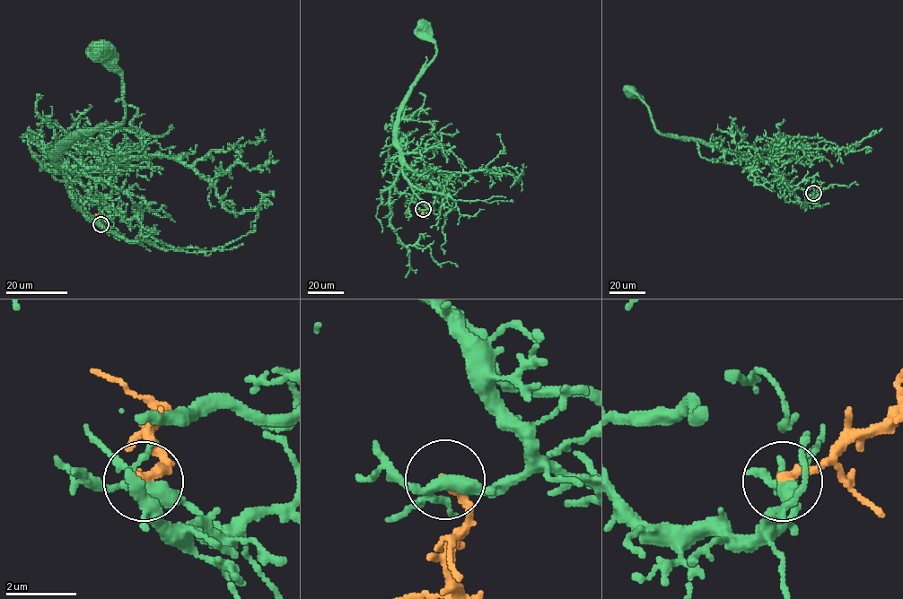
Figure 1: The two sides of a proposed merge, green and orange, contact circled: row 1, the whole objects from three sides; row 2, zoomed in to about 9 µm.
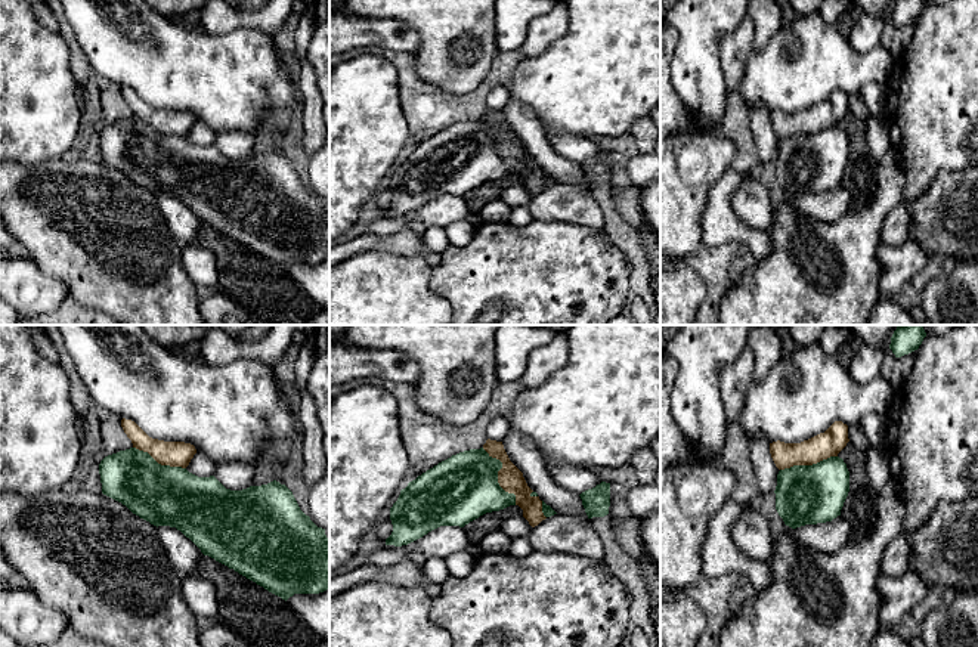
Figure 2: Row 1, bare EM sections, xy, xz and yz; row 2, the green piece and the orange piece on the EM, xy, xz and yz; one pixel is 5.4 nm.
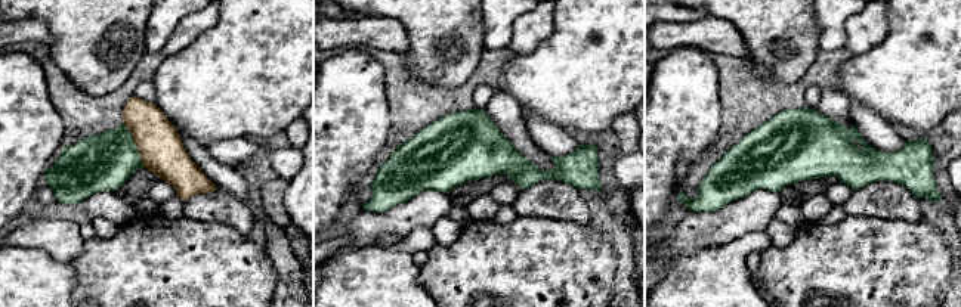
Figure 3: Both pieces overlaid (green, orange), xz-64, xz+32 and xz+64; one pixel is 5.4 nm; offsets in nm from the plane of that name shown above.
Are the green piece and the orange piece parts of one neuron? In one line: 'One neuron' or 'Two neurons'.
Two neurons

